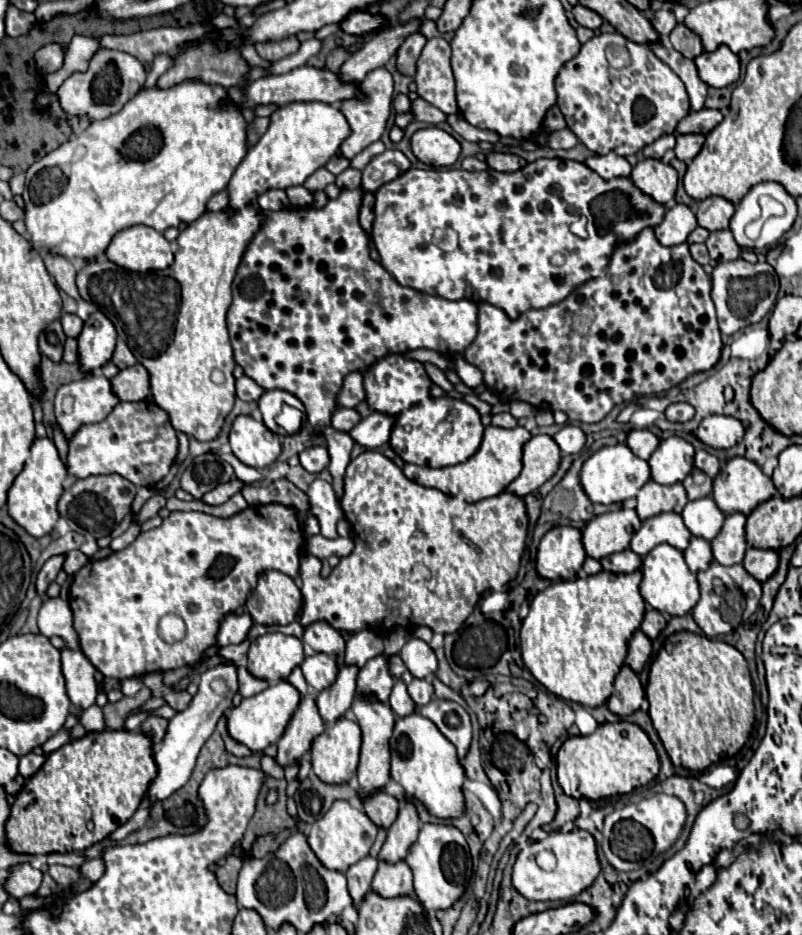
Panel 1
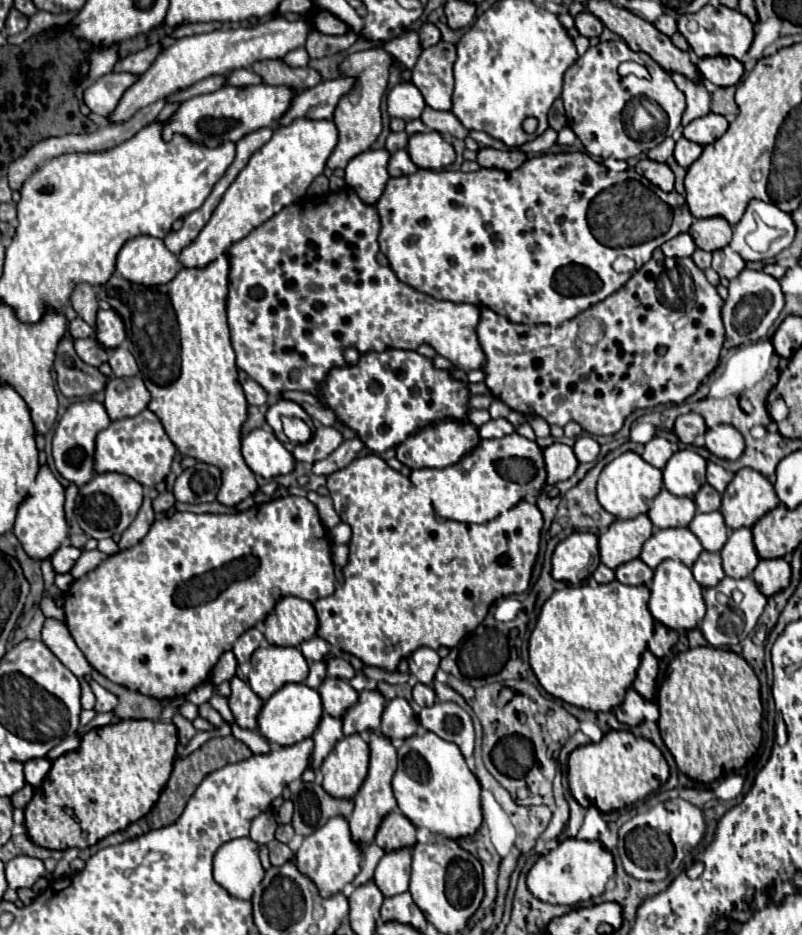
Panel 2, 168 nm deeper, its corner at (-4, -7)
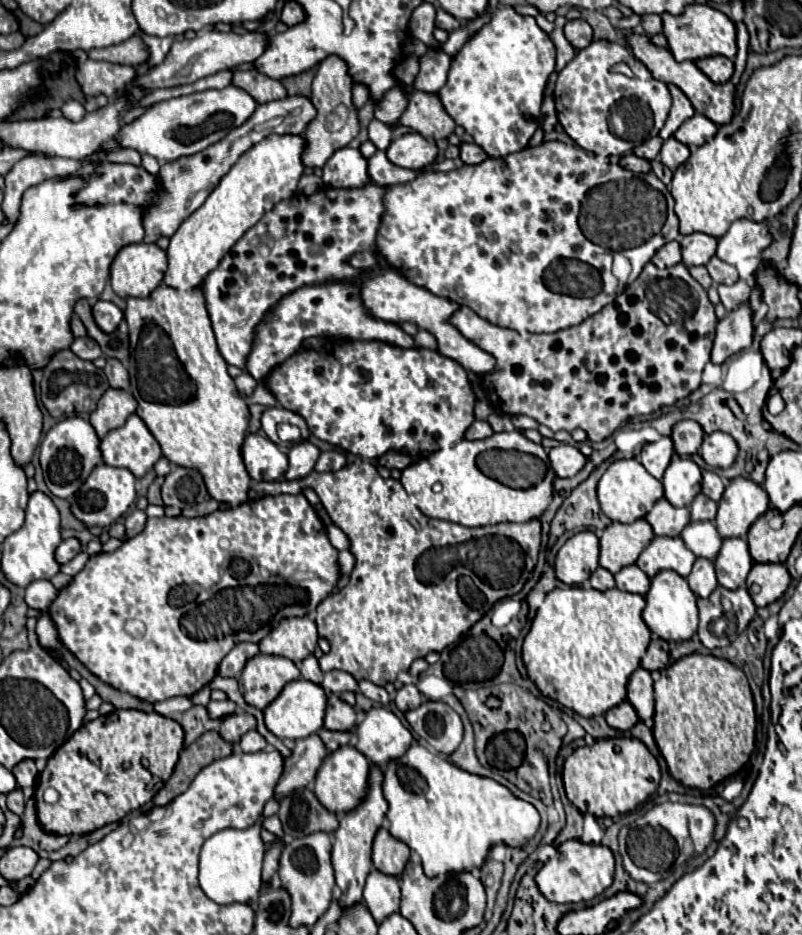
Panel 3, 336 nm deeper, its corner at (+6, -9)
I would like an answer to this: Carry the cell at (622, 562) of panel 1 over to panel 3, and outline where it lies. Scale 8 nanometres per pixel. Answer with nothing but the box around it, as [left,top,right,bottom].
[614,564,650,596]

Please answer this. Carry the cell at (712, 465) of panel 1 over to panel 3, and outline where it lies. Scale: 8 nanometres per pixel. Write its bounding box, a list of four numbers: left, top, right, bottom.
[702,472,724,502]

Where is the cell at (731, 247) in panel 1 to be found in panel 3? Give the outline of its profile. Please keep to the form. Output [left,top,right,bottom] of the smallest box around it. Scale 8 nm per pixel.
[706,256,738,286]

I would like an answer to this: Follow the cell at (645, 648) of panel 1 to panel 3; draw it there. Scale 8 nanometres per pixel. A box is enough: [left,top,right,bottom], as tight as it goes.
[628,668,654,720]

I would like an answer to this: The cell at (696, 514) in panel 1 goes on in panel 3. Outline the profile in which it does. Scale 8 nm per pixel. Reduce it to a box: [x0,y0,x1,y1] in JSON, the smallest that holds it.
[682,520,722,560]

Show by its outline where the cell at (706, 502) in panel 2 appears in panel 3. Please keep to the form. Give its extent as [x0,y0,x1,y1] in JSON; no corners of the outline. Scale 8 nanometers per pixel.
[690,492,716,520]

